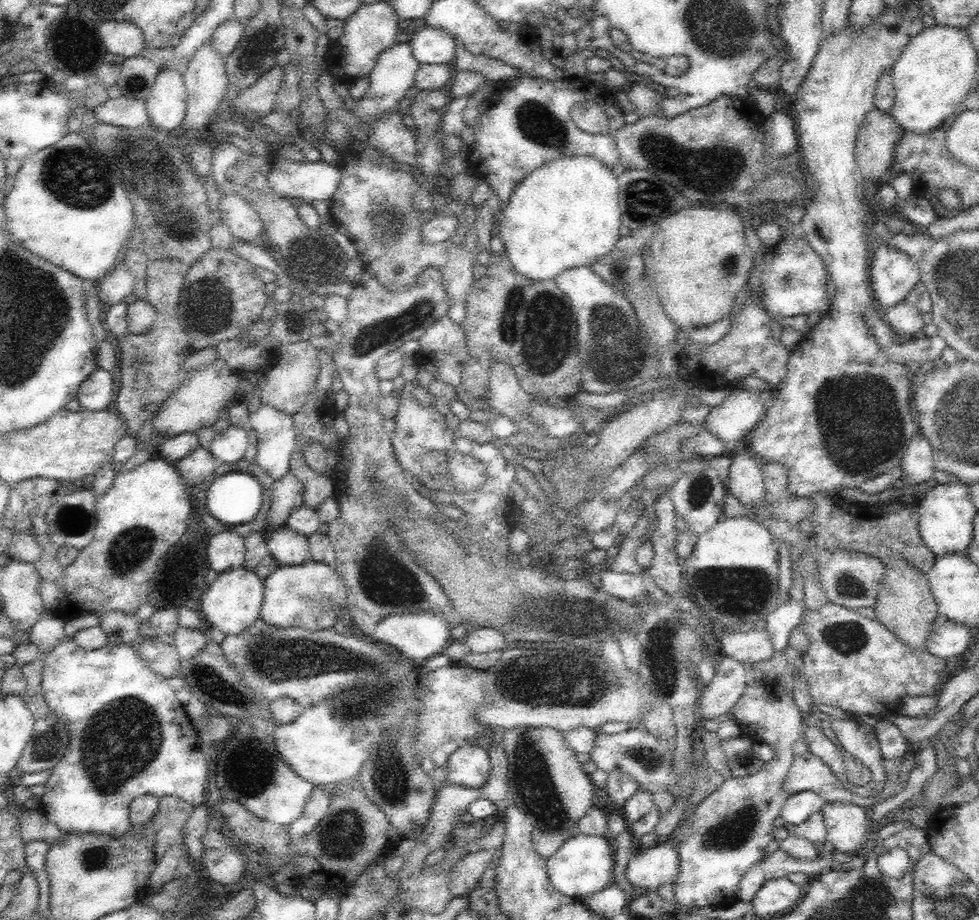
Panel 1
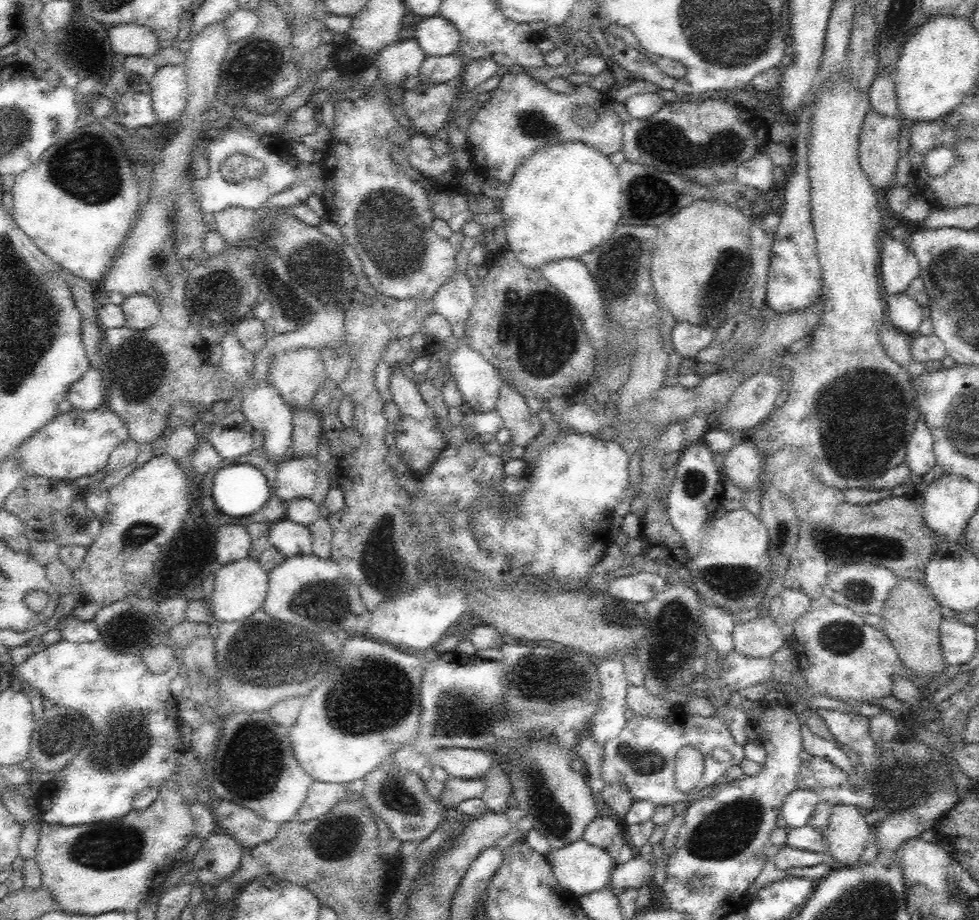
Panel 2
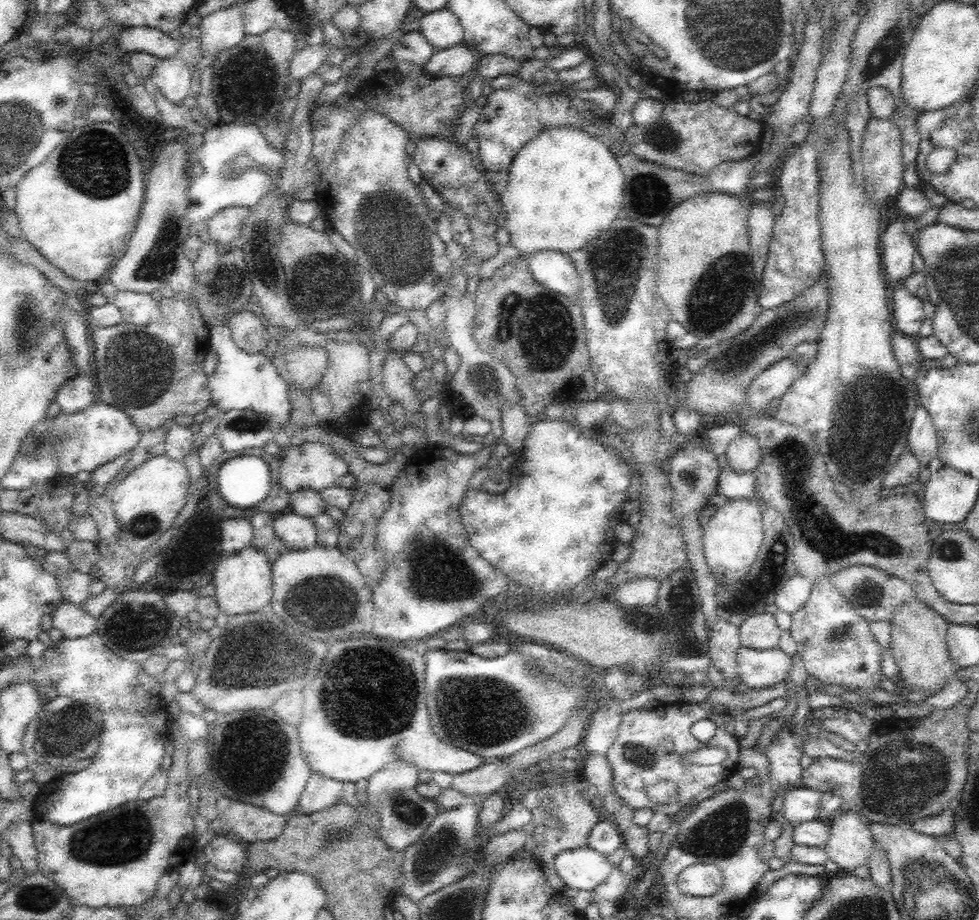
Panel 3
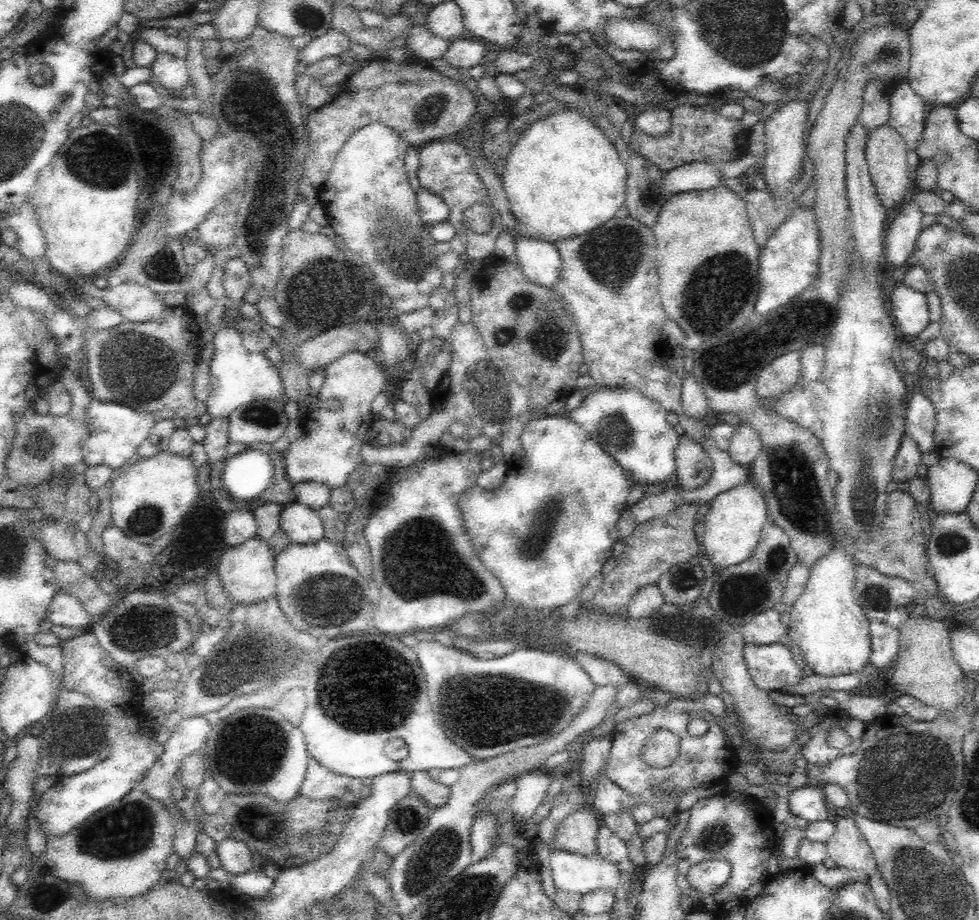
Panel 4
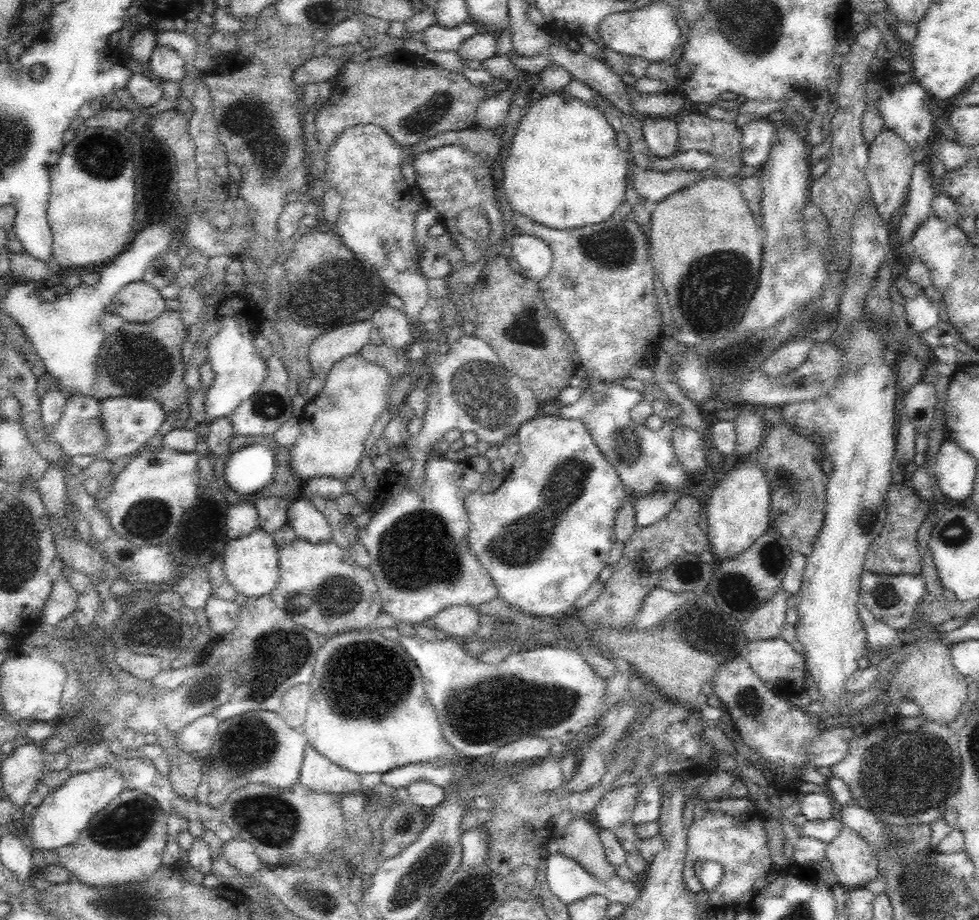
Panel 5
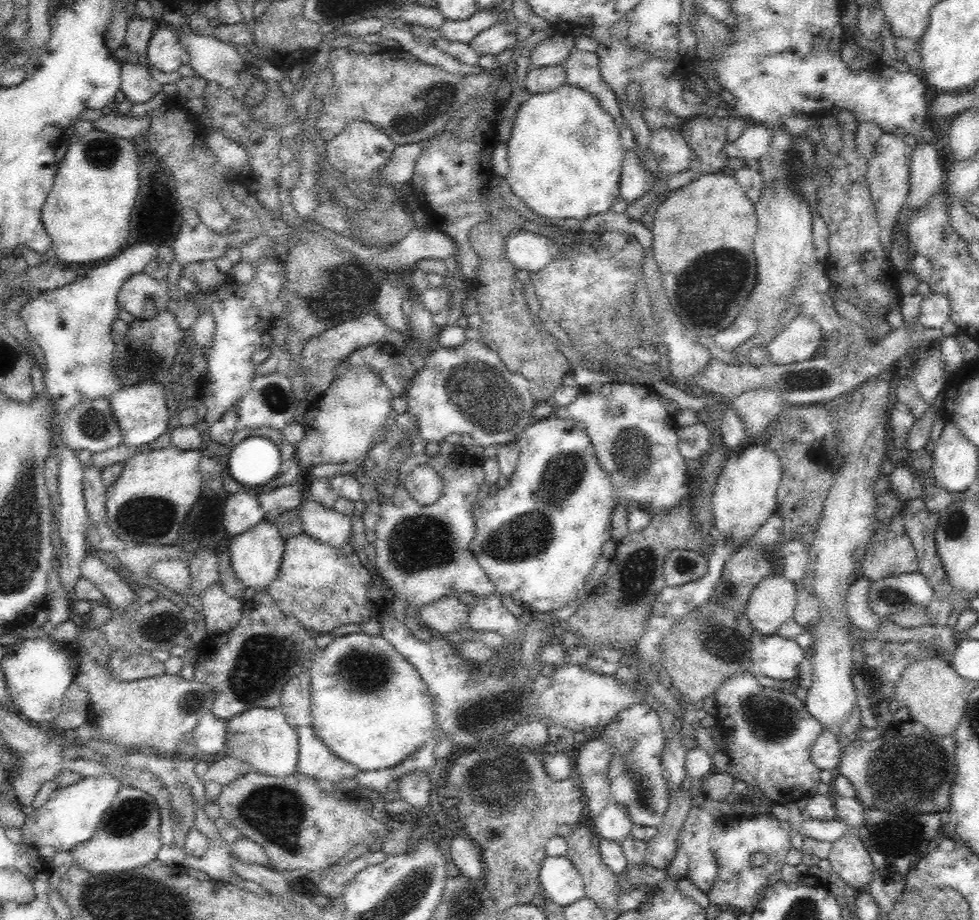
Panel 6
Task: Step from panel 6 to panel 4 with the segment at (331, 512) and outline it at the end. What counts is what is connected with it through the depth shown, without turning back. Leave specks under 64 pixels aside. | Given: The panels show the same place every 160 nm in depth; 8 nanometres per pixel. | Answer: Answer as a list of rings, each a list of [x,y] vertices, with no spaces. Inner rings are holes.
[[[289,502],[280,514],[280,528],[291,544],[307,544],[324,539],[324,527],[317,510],[302,503]]]

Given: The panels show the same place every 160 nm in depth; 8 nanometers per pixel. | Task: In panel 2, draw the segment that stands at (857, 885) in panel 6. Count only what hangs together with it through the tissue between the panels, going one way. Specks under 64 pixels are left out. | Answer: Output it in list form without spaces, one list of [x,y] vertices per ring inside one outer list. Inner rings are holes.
[[[834,805],[828,826],[820,830],[828,842],[828,858],[844,867],[860,863],[873,830],[868,818],[870,816],[863,816],[856,806]]]

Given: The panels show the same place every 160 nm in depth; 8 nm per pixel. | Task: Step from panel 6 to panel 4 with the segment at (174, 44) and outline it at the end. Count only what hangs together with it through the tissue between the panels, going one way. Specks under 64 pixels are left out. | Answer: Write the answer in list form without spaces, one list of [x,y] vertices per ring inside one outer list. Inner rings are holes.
[[[158,53],[151,71],[155,82],[178,94],[189,84],[189,72],[184,58]]]

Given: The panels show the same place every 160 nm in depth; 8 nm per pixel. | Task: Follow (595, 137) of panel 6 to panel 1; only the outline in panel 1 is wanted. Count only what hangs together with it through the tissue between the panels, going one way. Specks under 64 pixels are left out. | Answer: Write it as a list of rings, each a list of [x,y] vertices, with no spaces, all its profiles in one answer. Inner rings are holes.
[[[567,156],[562,158],[555,158],[552,162],[547,162],[544,166],[540,166],[538,170],[534,170],[532,174],[516,190],[514,196],[508,200],[502,215],[498,219],[500,230],[500,237],[502,239],[502,246],[506,247],[505,254],[510,260],[511,265],[518,274],[522,274],[533,281],[555,280],[565,270],[577,269],[579,266],[588,266],[596,260],[600,260],[604,254],[608,254],[614,244],[620,238],[620,210],[619,210],[619,183],[617,177],[614,176],[612,170],[602,164],[598,158],[594,156]]]

